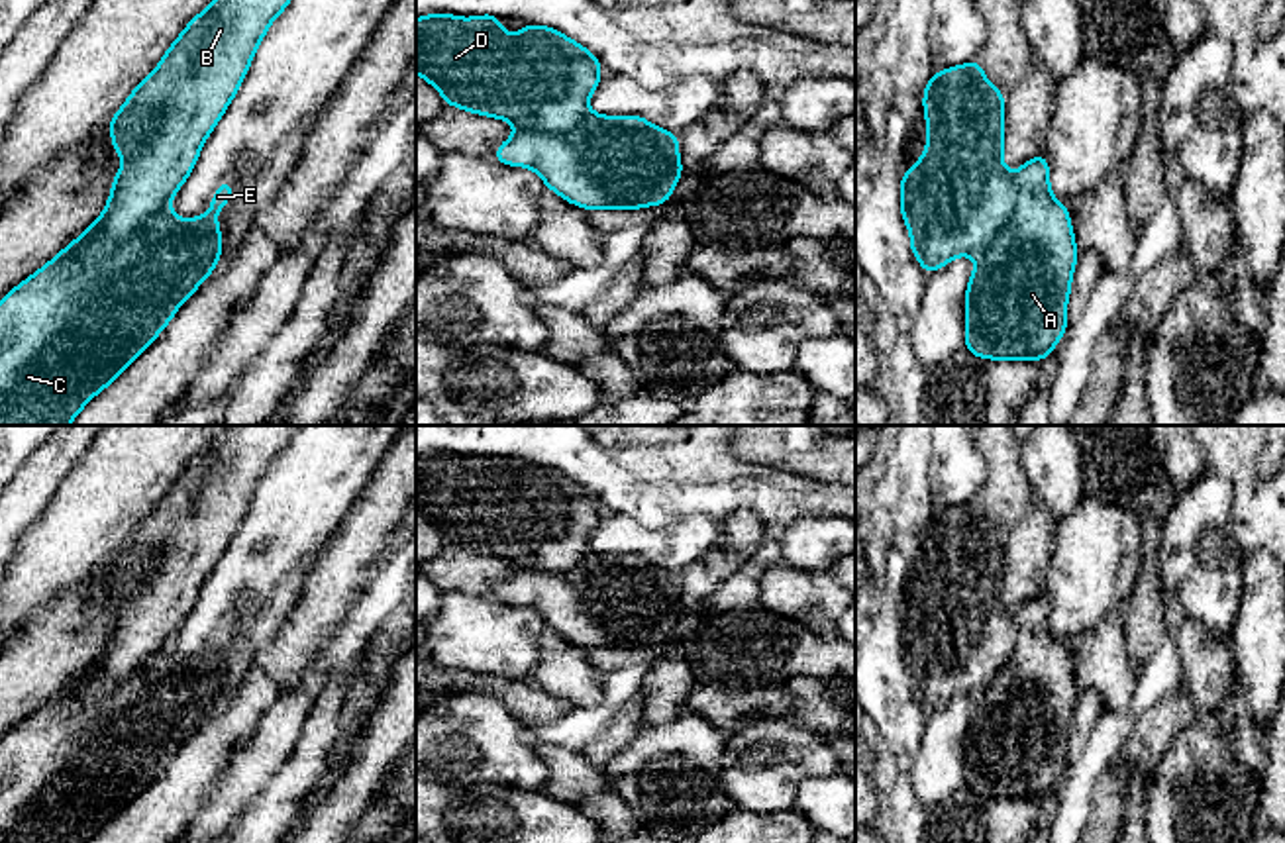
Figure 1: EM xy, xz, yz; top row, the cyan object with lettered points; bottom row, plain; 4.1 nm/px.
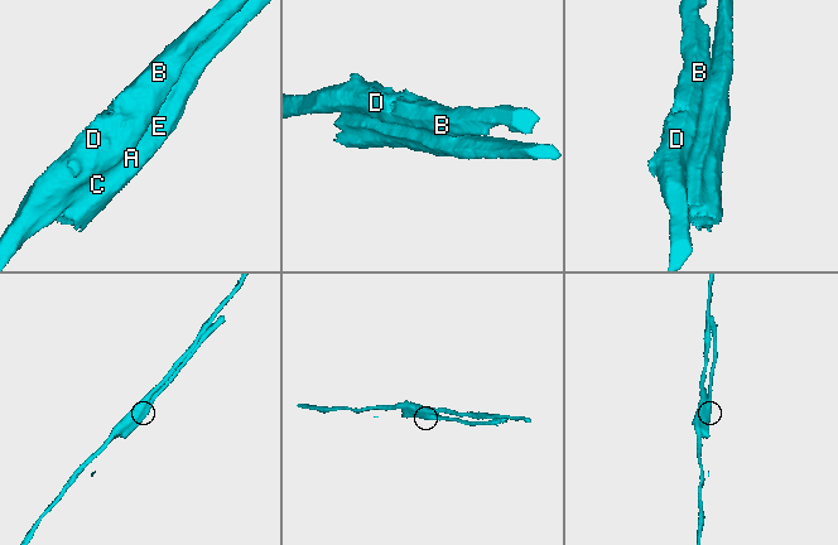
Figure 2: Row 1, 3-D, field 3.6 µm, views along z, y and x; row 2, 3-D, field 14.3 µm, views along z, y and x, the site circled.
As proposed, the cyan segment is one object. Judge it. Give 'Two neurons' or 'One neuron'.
Two neurons

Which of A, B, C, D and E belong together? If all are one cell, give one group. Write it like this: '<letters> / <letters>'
A C E / B D

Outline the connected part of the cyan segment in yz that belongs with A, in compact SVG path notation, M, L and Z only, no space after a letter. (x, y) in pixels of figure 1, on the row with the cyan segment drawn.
M1046 153L1014 173L1012 214L967 280L965 349L977 359L1044 361L1067 331L1079 251L1048 173Z

